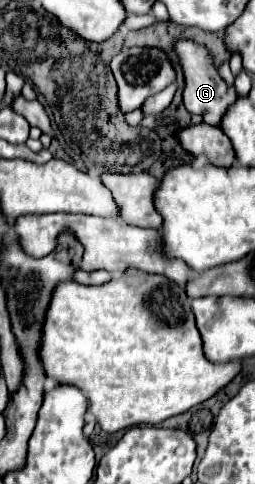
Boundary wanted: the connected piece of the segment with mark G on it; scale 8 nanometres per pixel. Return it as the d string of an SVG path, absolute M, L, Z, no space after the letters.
M179 37L173 43L173 51L175 51L177 59L179 59L179 65L181 65L183 77L185 77L185 89L183 89L185 109L191 115L201 115L205 123L217 125L217 121L221 119L221 113L225 113L225 109L237 99L235 87L227 85L221 79L219 69L217 69L215 61L213 61L213 55L209 53L209 49L205 45L195 43L191 39L185 39L185 37Z

